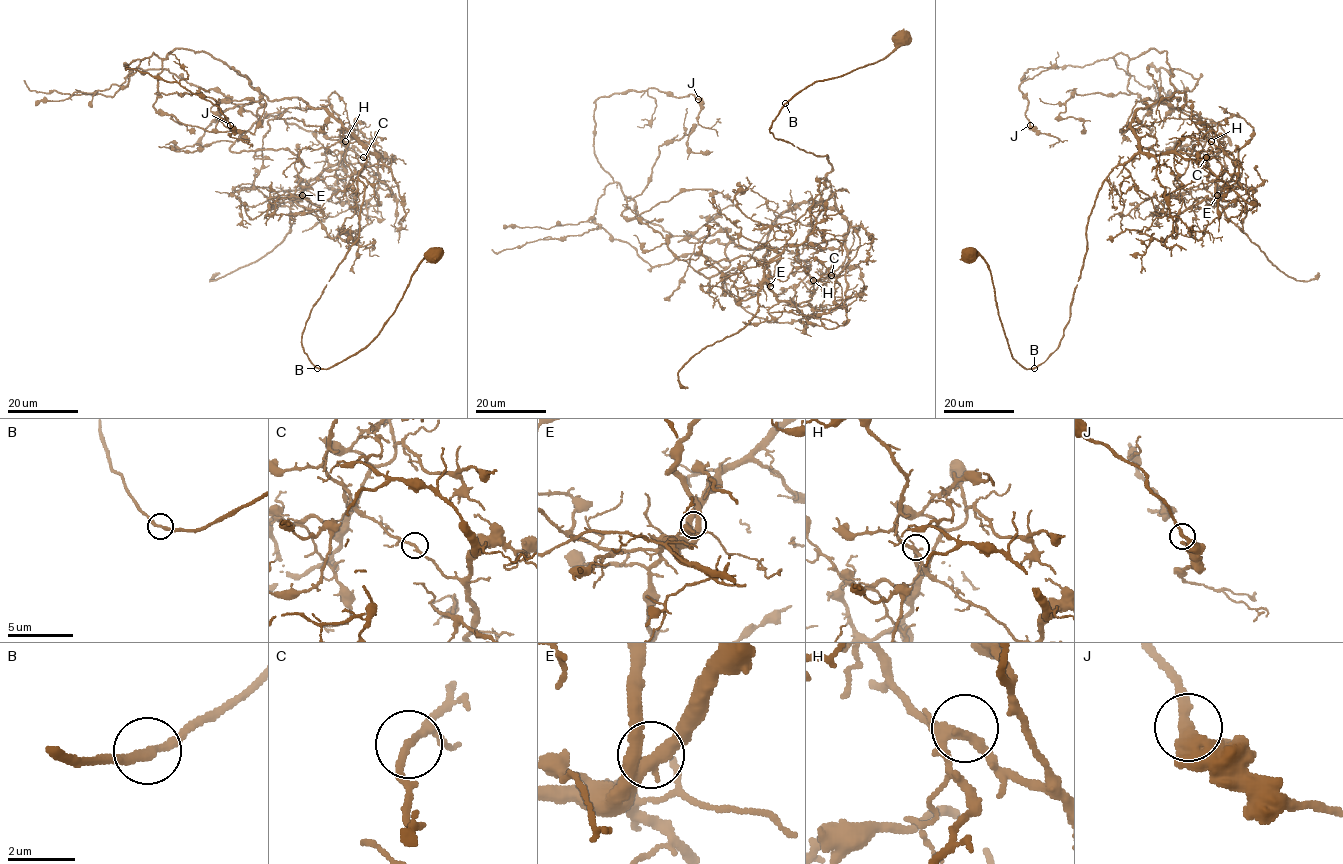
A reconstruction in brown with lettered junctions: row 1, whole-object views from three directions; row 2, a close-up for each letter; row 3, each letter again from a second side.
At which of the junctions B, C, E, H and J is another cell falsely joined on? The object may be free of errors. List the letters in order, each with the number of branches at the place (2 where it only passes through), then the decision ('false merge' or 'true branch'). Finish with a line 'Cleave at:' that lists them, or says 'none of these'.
B: branches 2; true branch
C: branches 2; false merge
E: branches 2; true branch
H: branches 3; true branch
J: branches 2; true branch
Cleave at: C

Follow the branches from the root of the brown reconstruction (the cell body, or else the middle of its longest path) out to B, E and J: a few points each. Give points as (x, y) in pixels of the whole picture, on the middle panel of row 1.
B: (903, 37), (886, 57), (834, 77), (818, 80), (785, 103)
E: (903, 37), (772, 122), (832, 171), (827, 200), (773, 227), (785, 246), (770, 286)
J: (903, 37), (781, 109), (835, 207), (757, 249), (645, 221), (594, 152), (600, 97), (698, 99)

